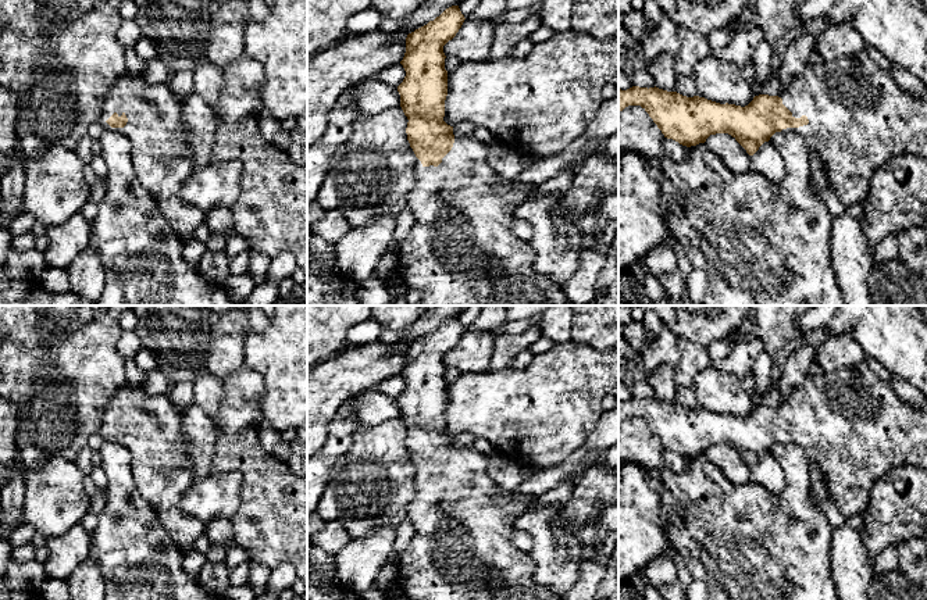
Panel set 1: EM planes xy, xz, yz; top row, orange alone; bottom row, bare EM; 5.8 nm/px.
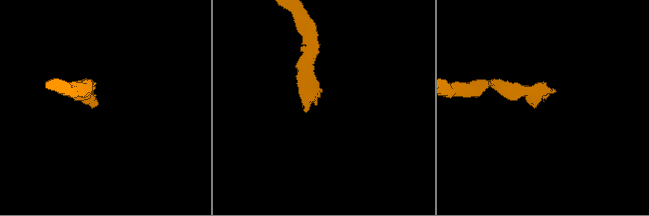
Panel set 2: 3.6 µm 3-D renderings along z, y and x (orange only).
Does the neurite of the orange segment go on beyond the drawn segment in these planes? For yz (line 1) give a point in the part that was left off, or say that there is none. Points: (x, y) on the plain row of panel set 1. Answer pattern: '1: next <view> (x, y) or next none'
1: next yz (859, 428)

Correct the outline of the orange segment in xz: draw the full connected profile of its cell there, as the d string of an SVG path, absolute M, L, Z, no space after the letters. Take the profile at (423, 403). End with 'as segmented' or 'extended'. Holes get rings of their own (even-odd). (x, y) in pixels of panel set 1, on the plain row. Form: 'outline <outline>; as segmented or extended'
outline M452 317L406 349L406 364L400 372L406 388L397 403L400 418L409 431L407 451L417 469L416 494L406 506L406 518L414 528L414 536L397 561L400 590L407 600L561 600L550 589L535 582L535 561L531 553L524 553L513 544L514 521L528 511L532 499L499 486L488 475L482 453L474 446L456 449L453 438L443 432L448 407L443 357L456 347L464 331L459 317Z; extended

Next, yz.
outline M863 361L858 367L842 368L828 374L813 374L803 385L794 389L777 407L759 406L745 417L720 415L705 408L687 408L677 403L659 399L632 397L618 400L618 424L628 417L641 417L664 449L691 458L705 454L710 446L731 446L749 467L769 453L776 443L799 446L810 461L816 461L826 481L830 497L839 514L846 519L855 514L863 514L869 504L871 488L885 472L899 465L910 465L927 471L927 401L914 408L903 403L889 382L878 375Z; extended

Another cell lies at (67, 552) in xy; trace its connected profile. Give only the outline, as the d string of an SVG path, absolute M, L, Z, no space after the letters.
M81 524L72 526L61 536L47 539L50 557L46 561L49 578L67 581L74 569L89 558L90 532Z

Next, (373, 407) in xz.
M377 389L354 394L350 403L360 425L372 426L400 418L397 399L389 397Z

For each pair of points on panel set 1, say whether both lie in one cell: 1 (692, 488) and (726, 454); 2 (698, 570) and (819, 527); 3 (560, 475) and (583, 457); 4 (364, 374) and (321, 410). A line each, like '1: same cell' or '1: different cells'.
1: different cells
2: same cell
3: same cell
4: same cell

